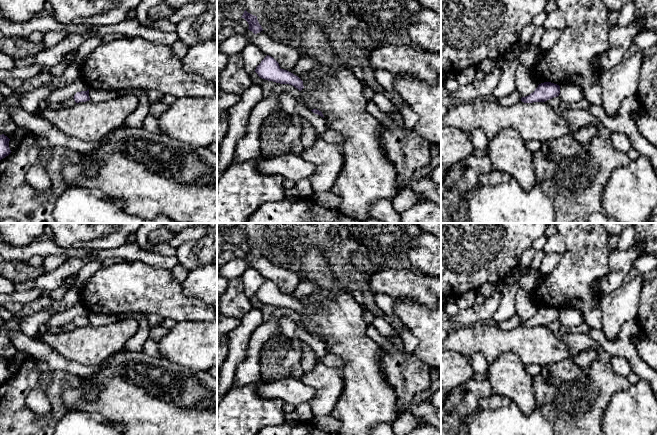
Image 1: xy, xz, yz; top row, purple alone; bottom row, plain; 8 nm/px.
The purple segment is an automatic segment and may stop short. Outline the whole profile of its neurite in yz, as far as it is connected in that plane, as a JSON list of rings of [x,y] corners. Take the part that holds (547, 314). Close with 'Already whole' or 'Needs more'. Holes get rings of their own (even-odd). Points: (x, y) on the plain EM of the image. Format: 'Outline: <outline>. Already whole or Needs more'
Outline: [[[544,306],[538,309],[533,317],[526,321],[522,321],[524,327],[545,326],[560,318],[560,310],[551,306]]]. Already whole

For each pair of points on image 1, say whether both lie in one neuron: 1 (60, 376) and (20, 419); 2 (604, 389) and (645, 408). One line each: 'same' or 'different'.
1: same
2: different

